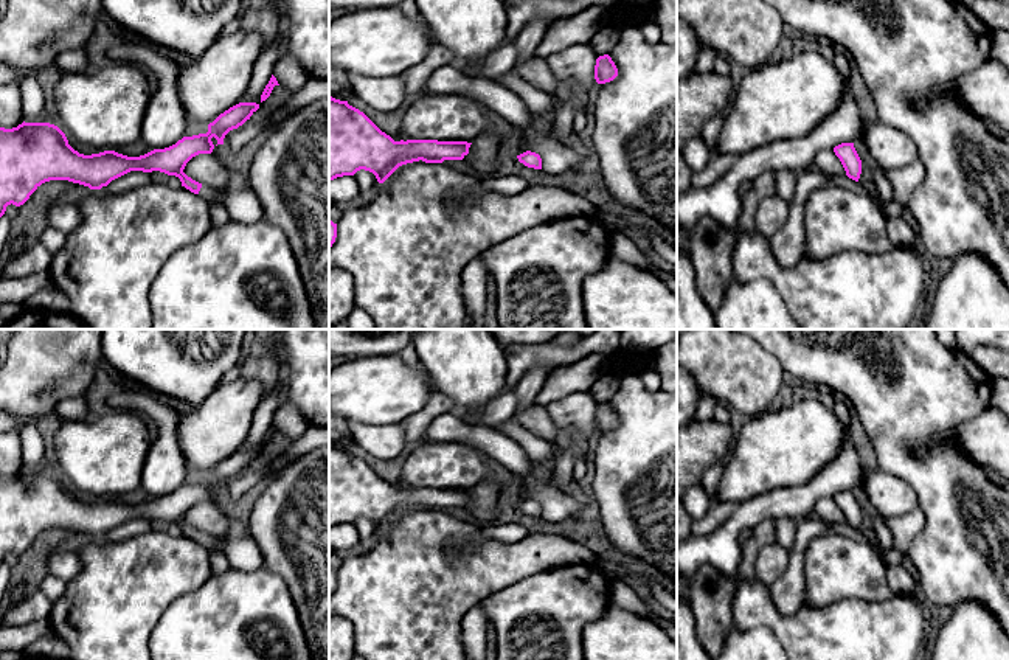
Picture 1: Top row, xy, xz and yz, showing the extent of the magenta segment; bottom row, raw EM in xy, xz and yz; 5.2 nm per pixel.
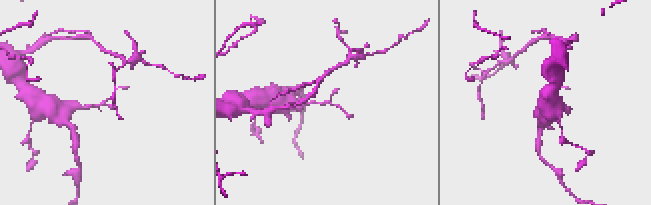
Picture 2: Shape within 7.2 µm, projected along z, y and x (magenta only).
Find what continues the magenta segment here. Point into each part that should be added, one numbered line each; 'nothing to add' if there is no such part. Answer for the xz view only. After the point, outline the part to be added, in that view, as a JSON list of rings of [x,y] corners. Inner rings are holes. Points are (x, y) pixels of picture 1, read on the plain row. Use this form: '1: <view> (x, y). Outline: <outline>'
nothing to add

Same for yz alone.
nothing to add

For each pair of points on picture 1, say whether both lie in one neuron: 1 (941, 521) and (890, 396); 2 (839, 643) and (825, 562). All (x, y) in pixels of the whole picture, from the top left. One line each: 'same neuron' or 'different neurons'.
1: same neuron
2: different neurons

